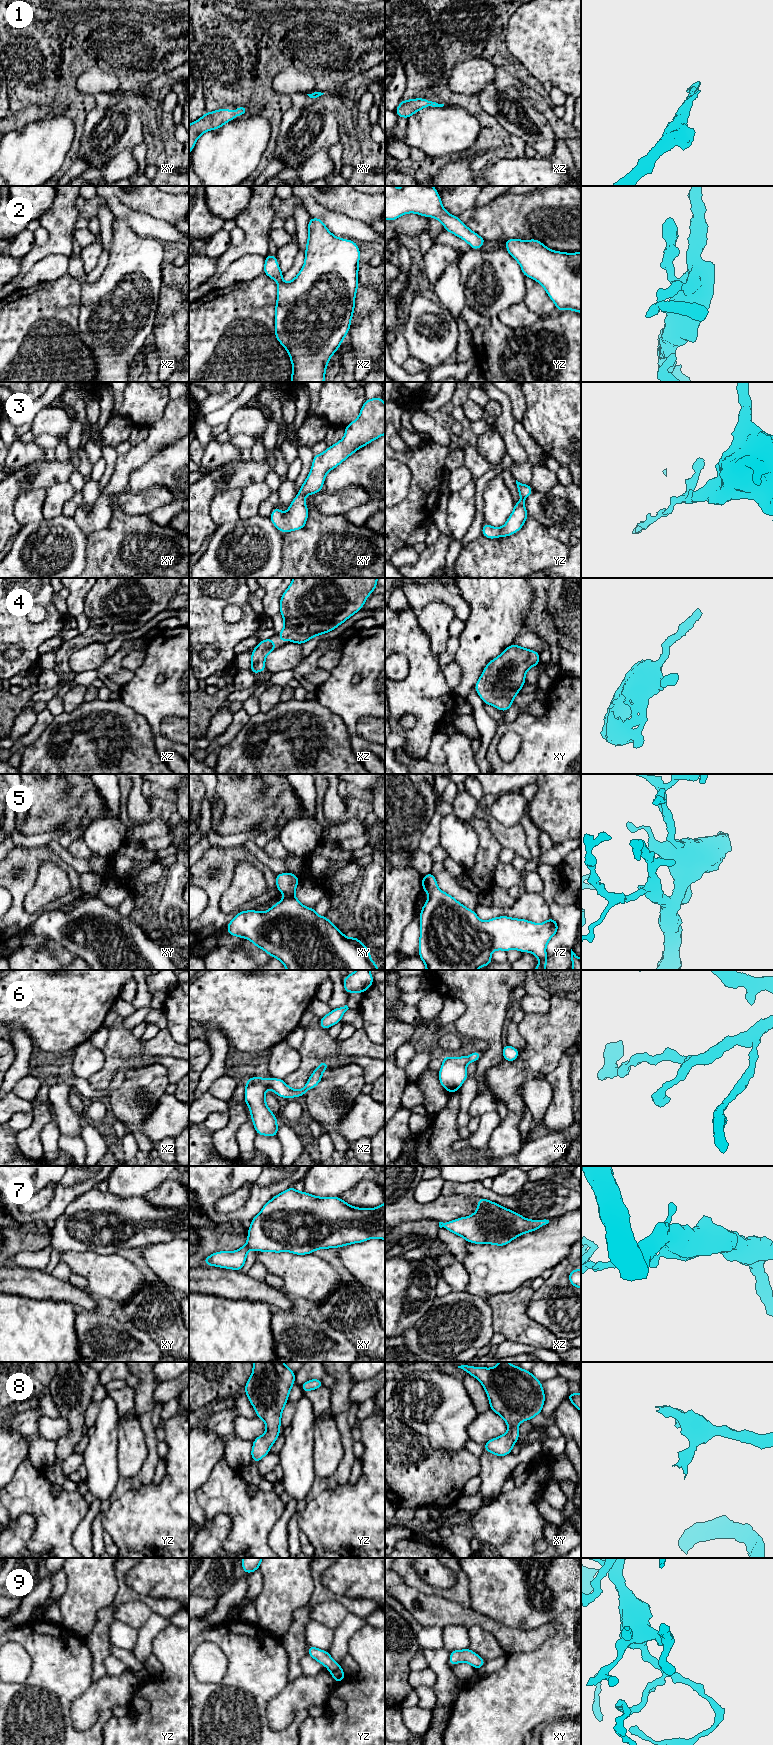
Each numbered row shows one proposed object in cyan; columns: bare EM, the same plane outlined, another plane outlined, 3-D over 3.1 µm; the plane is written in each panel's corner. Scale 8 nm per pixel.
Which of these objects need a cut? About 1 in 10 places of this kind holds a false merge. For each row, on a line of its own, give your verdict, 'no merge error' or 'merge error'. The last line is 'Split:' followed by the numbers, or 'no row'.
1: no merge error
2: no merge error
3: no merge error
4: no merge error
5: no merge error
6: no merge error
7: no merge error
8: no merge error
9: no merge error
Split: no row

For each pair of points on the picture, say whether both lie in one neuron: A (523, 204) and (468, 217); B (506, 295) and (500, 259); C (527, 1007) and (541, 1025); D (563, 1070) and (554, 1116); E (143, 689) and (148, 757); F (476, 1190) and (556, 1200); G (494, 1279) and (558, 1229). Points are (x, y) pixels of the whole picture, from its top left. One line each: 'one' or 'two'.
A: one
B: one
C: two
D: one
E: two
F: one
G: one

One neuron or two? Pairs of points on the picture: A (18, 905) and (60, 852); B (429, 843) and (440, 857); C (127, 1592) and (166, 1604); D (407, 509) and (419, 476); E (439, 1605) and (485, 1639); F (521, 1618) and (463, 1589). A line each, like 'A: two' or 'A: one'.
A: two
B: two
C: one
D: one
E: two
F: two

